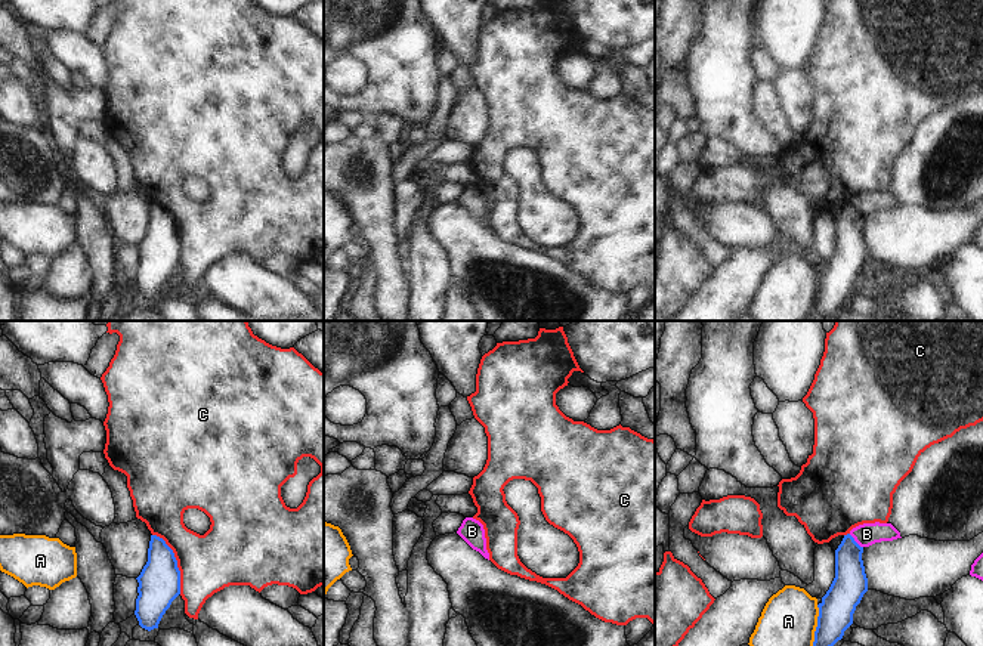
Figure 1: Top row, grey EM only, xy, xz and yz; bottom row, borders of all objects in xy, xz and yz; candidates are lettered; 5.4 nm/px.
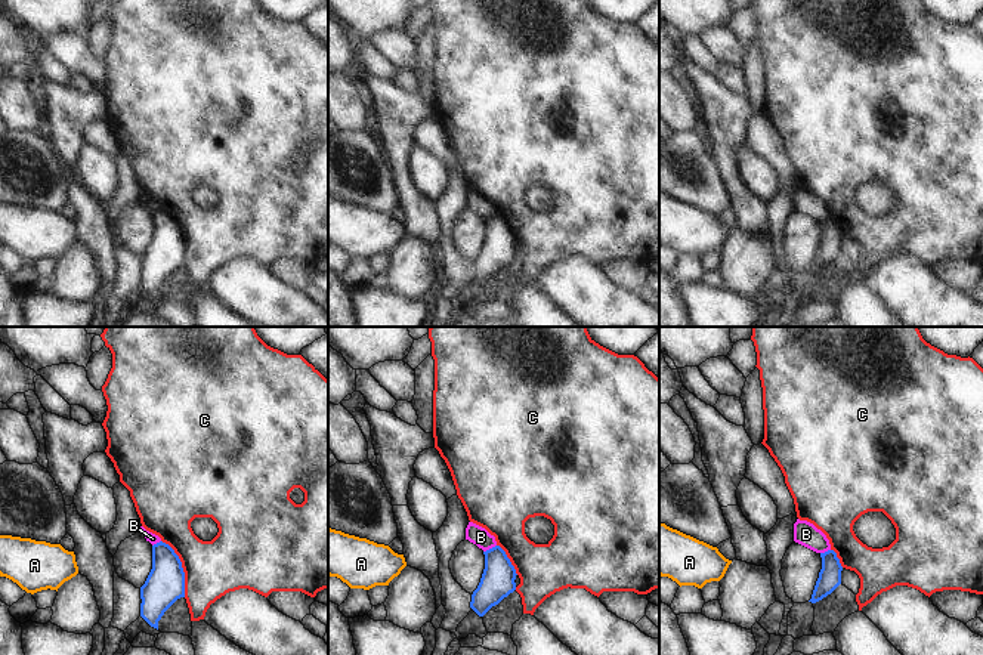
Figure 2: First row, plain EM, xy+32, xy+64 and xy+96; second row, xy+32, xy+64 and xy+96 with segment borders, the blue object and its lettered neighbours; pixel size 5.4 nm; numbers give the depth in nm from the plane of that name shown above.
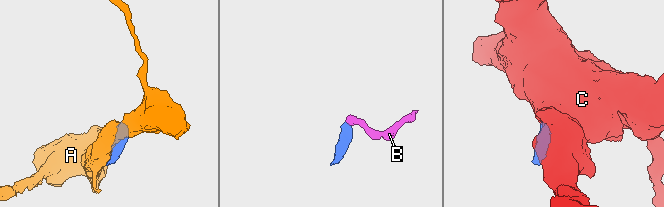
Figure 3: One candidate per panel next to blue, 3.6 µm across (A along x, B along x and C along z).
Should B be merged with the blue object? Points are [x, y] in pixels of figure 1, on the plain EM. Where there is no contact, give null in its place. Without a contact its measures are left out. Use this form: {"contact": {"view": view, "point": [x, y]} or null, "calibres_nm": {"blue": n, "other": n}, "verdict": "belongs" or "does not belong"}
{"contact": {"view": "yz", "point": [855, 210]}, "calibres_nm": {"blue": 190, "other": 120}, "verdict": "does not belong"}

